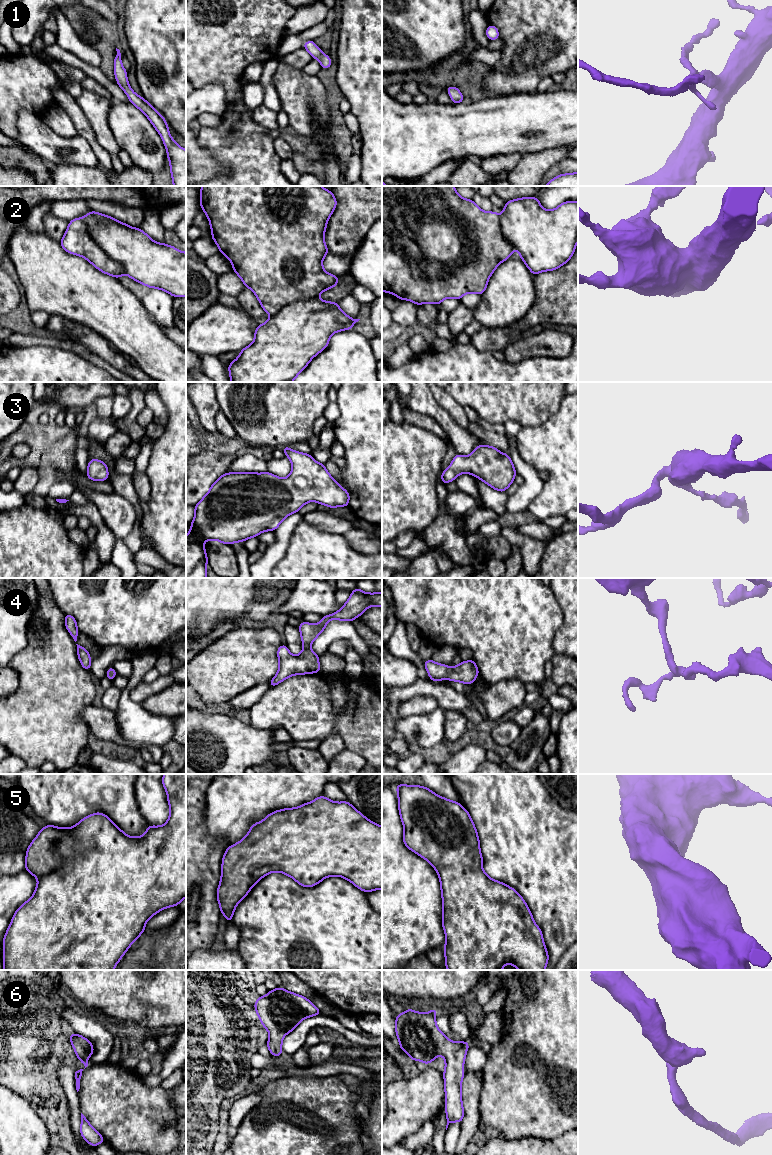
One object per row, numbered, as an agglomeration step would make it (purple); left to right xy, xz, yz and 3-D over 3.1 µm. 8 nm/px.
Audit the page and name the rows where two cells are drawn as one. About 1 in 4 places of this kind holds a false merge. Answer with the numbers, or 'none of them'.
none of them

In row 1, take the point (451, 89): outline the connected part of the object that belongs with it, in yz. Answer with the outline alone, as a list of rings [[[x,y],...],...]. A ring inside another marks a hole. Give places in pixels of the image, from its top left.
[[[449,86],[446,89],[446,92],[450,95],[452,103],[461,103],[464,102],[463,95],[460,90],[454,86]]]

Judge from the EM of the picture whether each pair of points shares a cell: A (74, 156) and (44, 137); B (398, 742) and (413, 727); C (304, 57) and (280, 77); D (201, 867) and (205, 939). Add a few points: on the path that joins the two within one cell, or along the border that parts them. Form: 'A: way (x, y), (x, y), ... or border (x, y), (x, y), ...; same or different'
A: way (67, 151), (56, 149), (51, 144); same
B: border (401, 736), (409, 746); different
C: border (279, 61), (300, 69); different
D: way (203, 885), (204, 921); same

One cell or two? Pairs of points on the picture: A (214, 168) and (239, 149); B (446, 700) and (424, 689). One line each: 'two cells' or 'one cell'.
A: two cells
B: one cell

